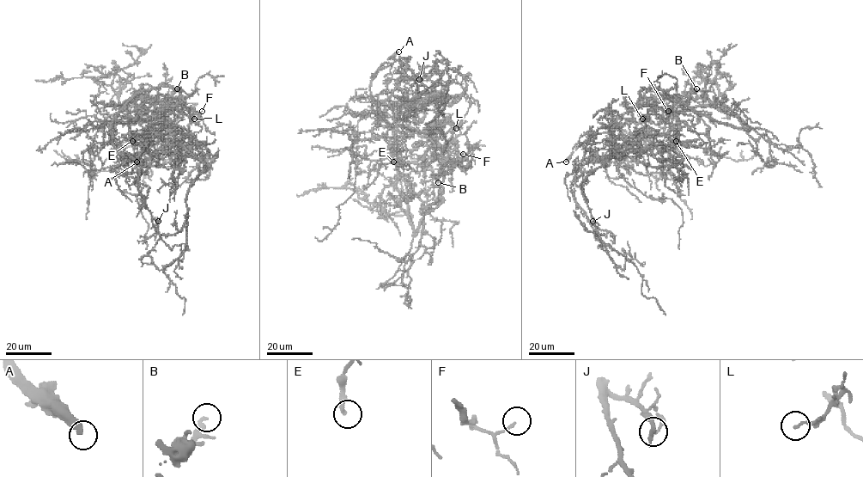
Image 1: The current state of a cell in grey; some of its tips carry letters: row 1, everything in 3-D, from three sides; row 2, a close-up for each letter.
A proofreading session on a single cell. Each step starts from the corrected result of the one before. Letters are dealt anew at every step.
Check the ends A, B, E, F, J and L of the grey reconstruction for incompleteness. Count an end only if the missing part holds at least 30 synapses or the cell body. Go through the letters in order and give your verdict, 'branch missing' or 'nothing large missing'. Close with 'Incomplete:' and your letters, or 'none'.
A: branch missing
B: nothing large missing
E: nothing large missing
F: nothing large missing
J: nothing large missing
L: nothing large missing
Incomplete: A

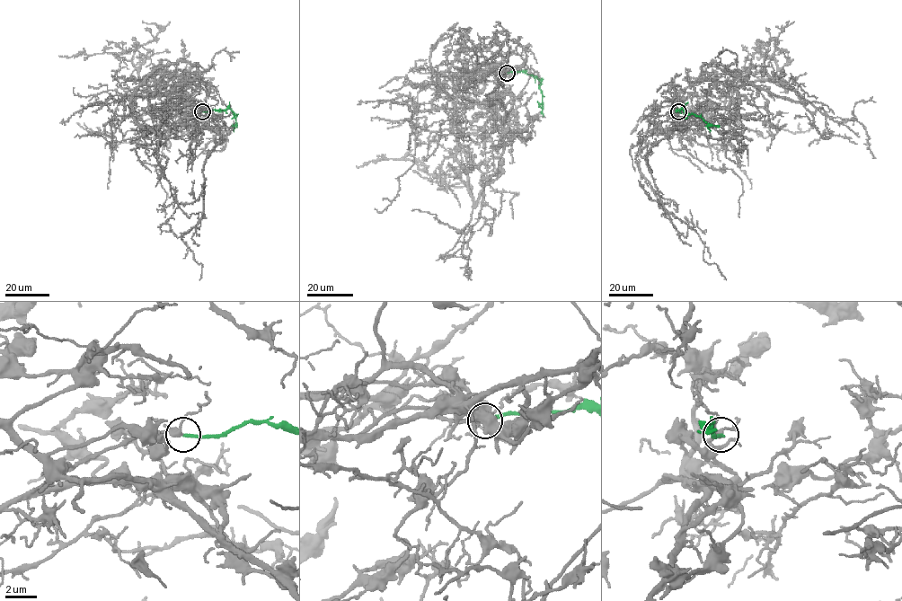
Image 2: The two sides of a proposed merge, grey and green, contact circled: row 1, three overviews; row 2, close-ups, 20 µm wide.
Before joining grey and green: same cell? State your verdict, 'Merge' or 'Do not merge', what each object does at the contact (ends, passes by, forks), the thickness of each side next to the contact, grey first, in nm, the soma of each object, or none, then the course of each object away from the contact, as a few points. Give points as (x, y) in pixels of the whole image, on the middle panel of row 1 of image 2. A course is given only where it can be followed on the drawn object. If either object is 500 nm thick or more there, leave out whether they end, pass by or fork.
Merge. At the ring grey forks. At the ring green ends. Thickness 240 nm (grey) against 200 nm. Soma of grey: none. Soma of green: none. Course of grey: (507, 73), (468, 71), (456, 87), (457, 130), (448, 128), (481, 173), (464, 268), (471, 279). Course of green: (507, 73), (524, 71), (540, 80), (543, 115)

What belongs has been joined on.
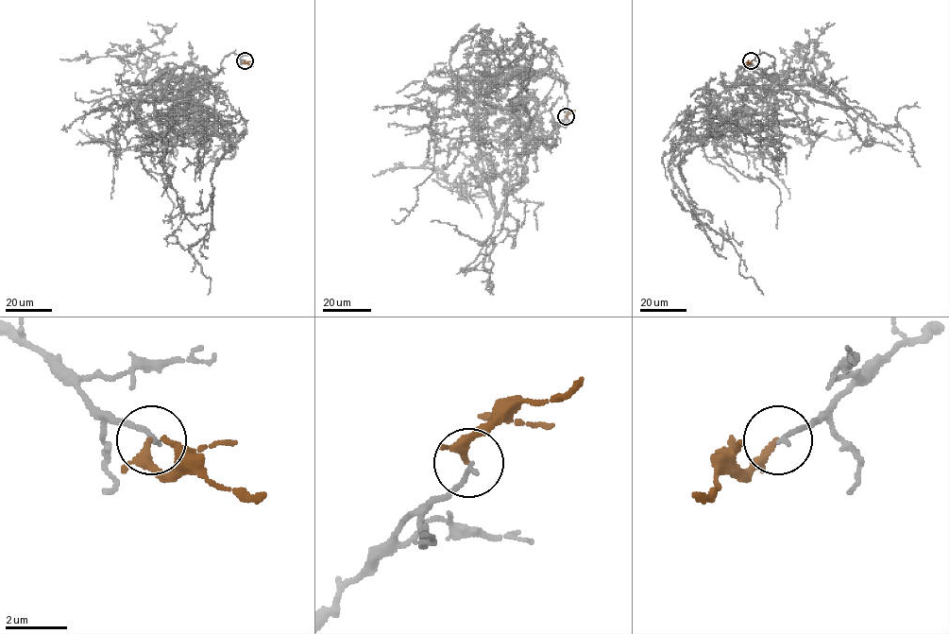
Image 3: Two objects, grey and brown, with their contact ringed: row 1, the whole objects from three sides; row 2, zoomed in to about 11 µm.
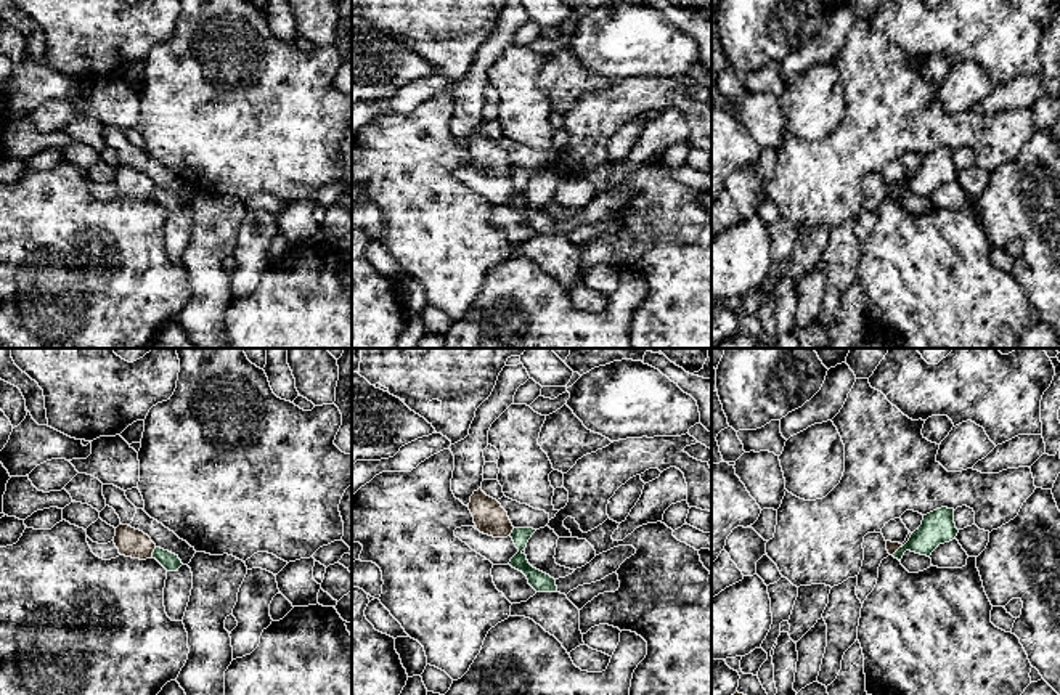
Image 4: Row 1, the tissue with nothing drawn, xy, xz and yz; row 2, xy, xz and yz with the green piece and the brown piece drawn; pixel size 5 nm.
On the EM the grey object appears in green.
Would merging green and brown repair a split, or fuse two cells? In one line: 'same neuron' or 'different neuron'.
different neuron

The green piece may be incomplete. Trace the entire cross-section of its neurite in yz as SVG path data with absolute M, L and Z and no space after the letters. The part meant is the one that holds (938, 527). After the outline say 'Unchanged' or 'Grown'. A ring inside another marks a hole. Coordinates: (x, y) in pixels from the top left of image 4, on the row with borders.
M941 507L923 515L922 525L911 534L893 557L901 562L906 551L930 557L944 543L956 539L959 530L954 523L954 509Z. Unchanged

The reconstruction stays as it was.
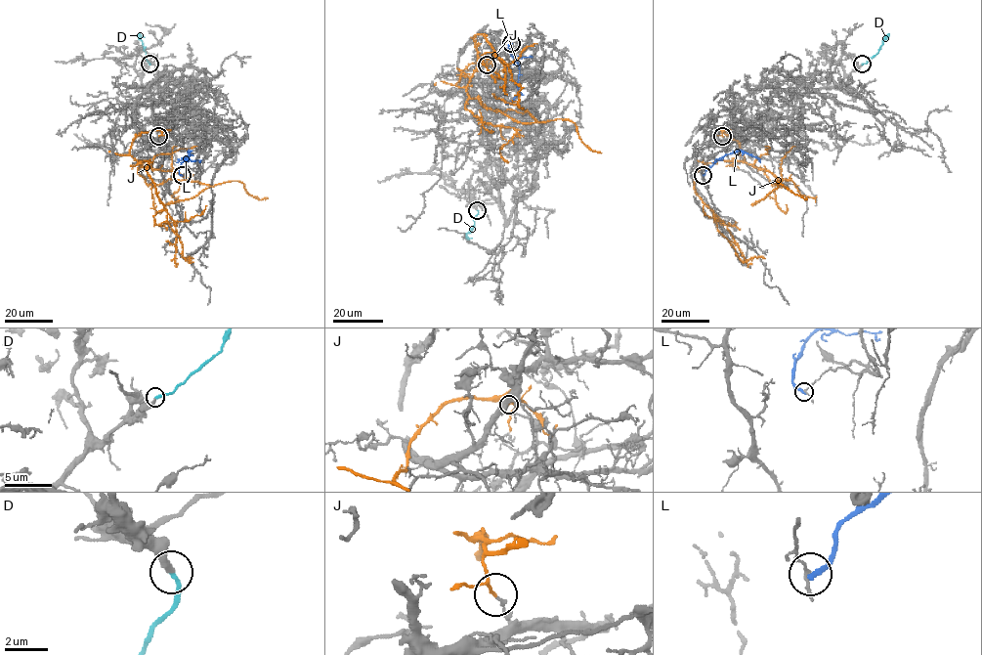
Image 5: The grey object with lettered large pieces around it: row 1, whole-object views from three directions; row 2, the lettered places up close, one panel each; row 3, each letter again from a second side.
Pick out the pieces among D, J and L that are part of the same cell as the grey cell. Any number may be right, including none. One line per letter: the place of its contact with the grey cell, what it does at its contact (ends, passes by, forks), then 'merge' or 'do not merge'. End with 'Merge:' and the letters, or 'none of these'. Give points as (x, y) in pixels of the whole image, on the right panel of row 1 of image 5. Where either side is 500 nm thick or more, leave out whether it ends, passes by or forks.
D: (862, 64) | it ends | merge
J: (722, 136) | it ends | do not merge
L: (703, 175) | it ends | do not merge
Merge: D

